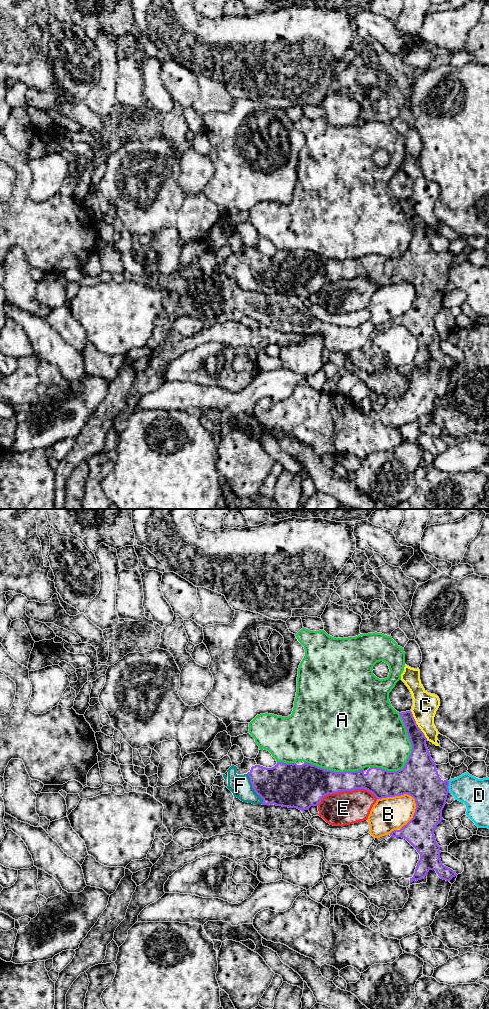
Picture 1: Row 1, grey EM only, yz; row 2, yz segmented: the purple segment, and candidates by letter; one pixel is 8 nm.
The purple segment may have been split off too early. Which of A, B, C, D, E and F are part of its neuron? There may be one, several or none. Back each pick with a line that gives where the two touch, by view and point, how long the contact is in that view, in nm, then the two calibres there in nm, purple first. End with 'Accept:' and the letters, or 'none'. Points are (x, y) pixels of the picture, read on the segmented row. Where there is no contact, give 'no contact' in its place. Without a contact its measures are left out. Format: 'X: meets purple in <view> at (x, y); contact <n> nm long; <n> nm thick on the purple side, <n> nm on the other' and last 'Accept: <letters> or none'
F: meets purple in yz at (252, 787); contact 280 nm long; 340 nm thick on the purple side, 170 nm on the other
Accept: F

